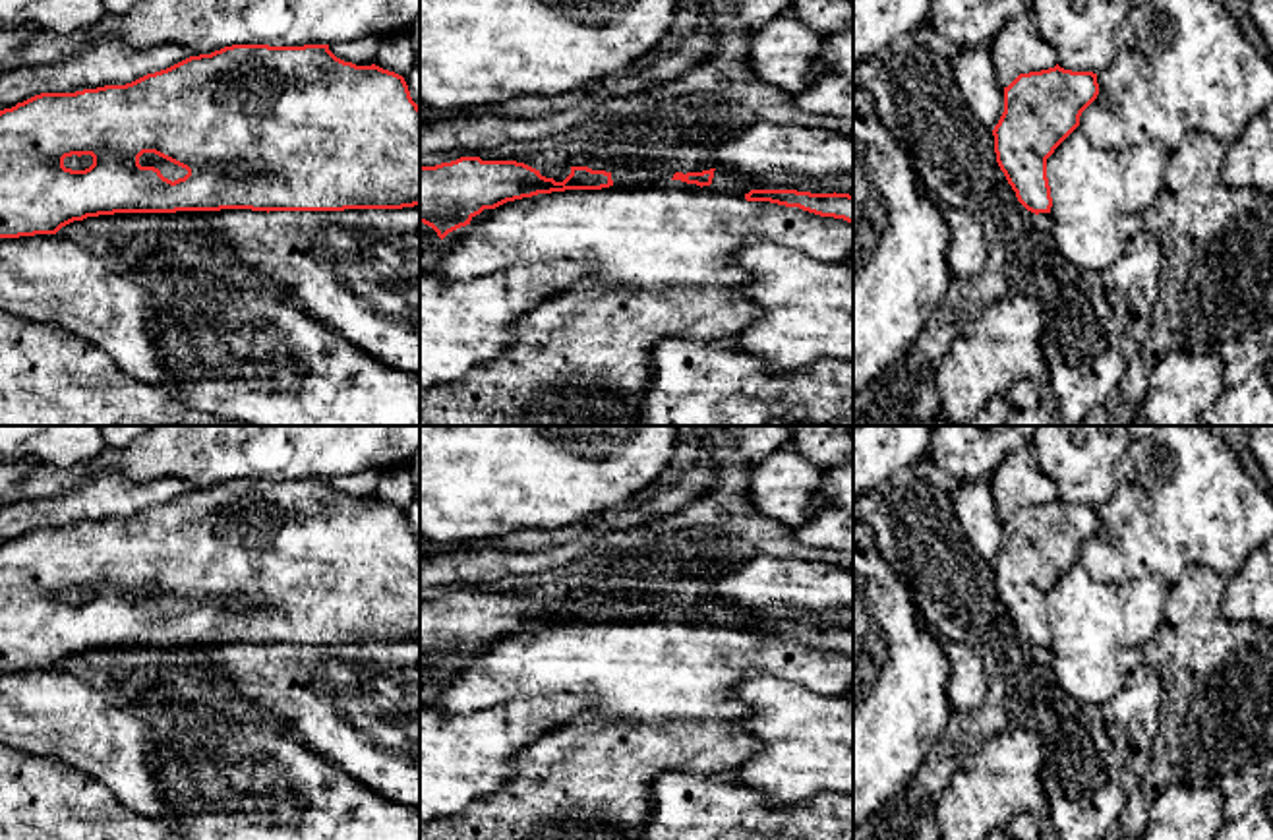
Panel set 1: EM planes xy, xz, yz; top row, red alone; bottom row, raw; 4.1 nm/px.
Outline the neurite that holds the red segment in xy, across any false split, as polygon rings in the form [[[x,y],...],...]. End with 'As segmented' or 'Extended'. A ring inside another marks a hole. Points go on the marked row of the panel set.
[[[232,45],[211,54],[190,56],[166,70],[147,74],[126,85],[104,85],[97,89],[83,89],[75,93],[41,93],[12,108],[0,110],[0,238],[19,238],[35,234],[56,234],[62,226],[83,221],[87,217],[114,215],[114,213],[176,213],[176,211],[221,211],[221,209],[252,209],[252,211],[344,211],[344,209],[402,209],[420,205],[420,106],[412,101],[408,85],[402,75],[383,70],[375,64],[356,66],[337,58],[329,45],[304,45],[304,46],[269,46],[269,45]],[[155,153],[188,170],[184,178],[168,180],[155,166],[141,166],[139,157]],[[72,155],[91,155],[93,165],[85,170],[72,170],[64,166],[64,159]]]. As segmented

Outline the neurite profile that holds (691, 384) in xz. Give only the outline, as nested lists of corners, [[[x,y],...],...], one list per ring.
[[[669,337],[650,354],[650,383],[642,393],[636,426],[770,426],[784,420],[797,426],[853,426],[853,364],[818,362],[805,372],[770,372],[760,358],[727,346]]]

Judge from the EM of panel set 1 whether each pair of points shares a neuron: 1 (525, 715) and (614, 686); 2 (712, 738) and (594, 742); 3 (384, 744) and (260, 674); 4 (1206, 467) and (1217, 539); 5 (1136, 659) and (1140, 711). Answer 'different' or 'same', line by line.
1: different
2: same
3: same
4: same
5: same

